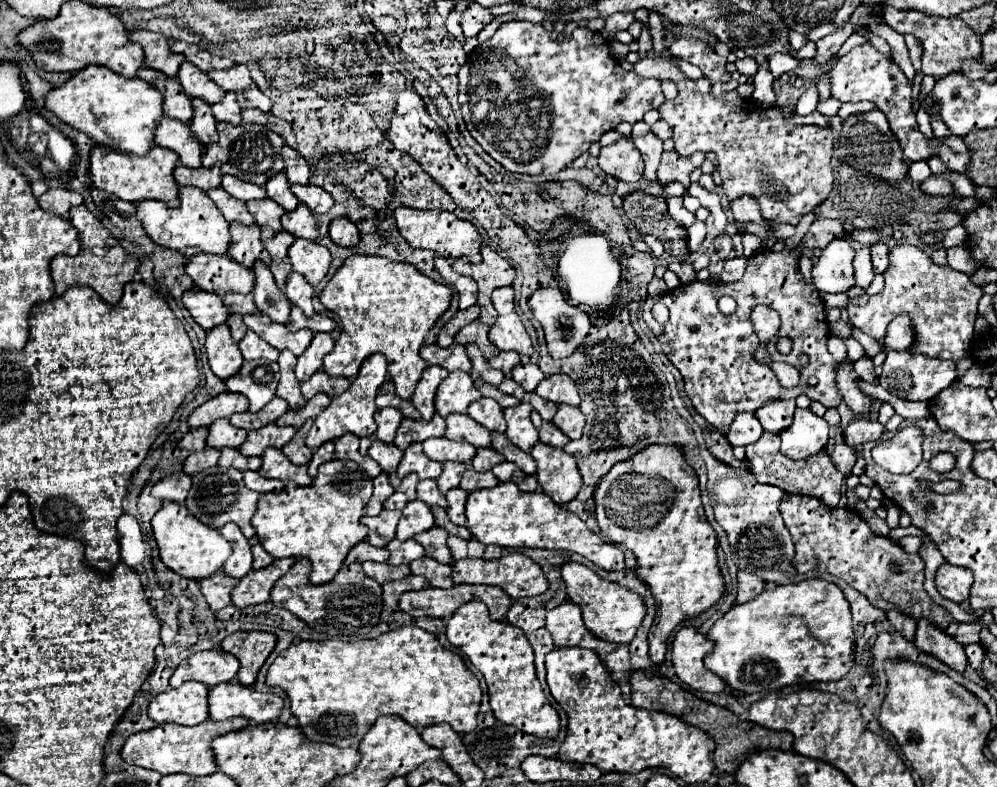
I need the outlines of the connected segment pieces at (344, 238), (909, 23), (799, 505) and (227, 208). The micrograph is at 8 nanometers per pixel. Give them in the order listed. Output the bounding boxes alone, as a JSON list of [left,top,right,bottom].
[[329,218,359,246],[883,8,981,80],[781,496,979,646],[207,188,253,224]]

